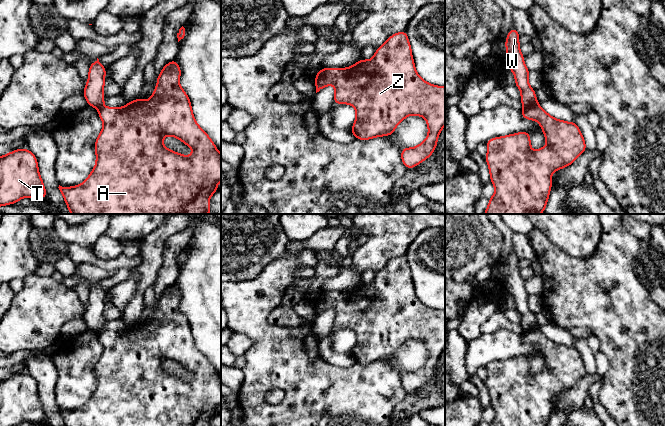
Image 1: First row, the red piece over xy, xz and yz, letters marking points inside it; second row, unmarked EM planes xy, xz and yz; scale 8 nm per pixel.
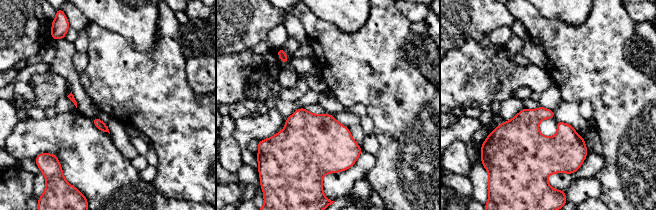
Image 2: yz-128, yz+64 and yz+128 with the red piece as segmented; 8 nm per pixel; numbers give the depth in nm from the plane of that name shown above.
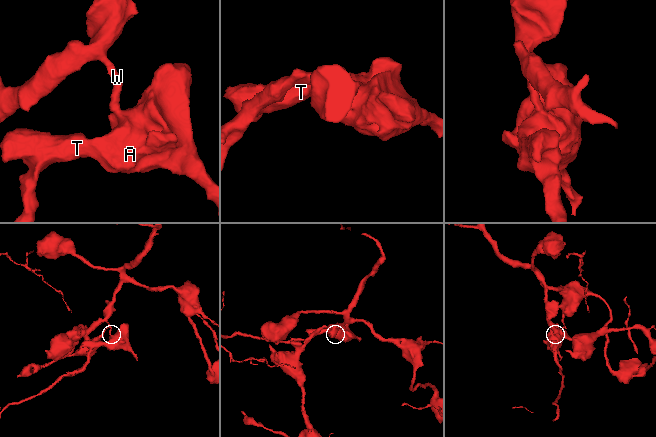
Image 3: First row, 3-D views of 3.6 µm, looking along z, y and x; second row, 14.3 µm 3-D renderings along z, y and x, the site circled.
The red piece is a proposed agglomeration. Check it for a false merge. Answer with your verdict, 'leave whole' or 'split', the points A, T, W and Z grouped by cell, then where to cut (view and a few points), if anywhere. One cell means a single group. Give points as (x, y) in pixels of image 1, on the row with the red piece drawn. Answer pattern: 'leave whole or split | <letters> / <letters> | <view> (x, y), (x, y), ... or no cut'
split | A T Z / W | yz (537, 102), (523, 108)

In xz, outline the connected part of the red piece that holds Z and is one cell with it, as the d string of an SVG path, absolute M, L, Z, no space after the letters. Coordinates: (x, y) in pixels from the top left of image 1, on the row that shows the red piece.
M406 31L391 35L381 47L376 49L375 55L370 60L360 59L353 66L342 69L323 68L321 74L315 78L316 93L331 84L335 86L333 102L338 105L349 104L356 109L356 119L350 130L355 138L369 140L380 136L389 136L407 116L422 116L428 125L428 136L418 146L401 150L402 163L407 169L413 168L434 152L438 136L445 126L445 87L427 83L418 75Z

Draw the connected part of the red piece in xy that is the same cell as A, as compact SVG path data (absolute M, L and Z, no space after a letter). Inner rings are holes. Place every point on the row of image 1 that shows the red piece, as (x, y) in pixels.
M173 60L166 64L157 78L156 88L149 100L135 99L127 105L119 108L104 107L98 109L99 117L103 121L103 128L95 141L96 164L88 178L81 184L74 187L62 187L59 190L64 197L65 203L71 214L208 214L212 213L209 207L209 200L214 192L219 190L217 184L221 181L221 153L207 133L196 123L192 106L186 92L181 88L179 79L181 69ZM172 136L181 140L193 150L190 156L171 151L163 145L163 137Z

